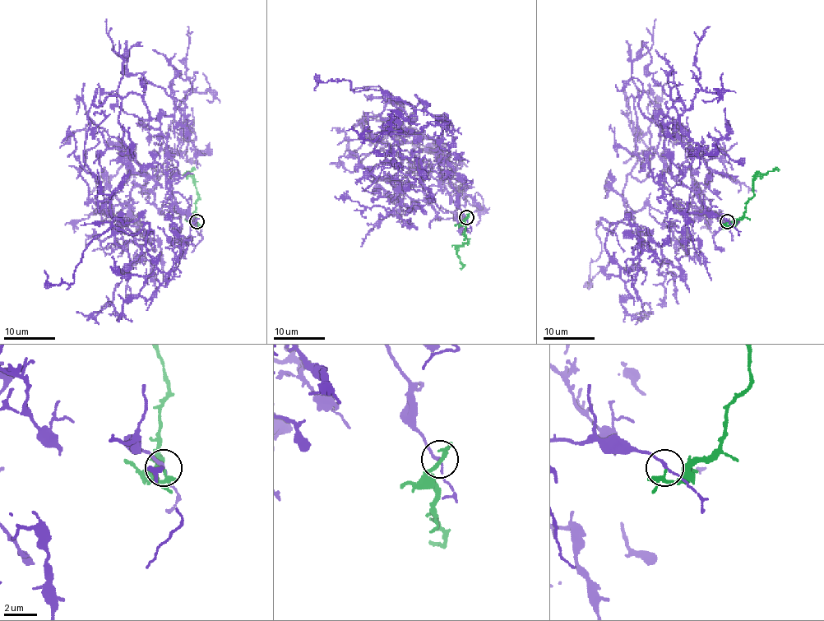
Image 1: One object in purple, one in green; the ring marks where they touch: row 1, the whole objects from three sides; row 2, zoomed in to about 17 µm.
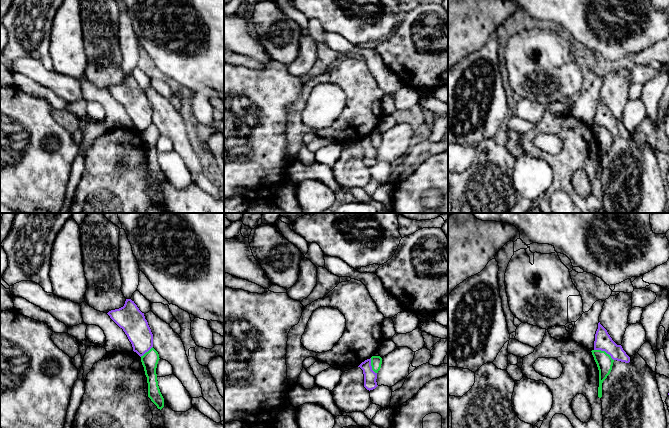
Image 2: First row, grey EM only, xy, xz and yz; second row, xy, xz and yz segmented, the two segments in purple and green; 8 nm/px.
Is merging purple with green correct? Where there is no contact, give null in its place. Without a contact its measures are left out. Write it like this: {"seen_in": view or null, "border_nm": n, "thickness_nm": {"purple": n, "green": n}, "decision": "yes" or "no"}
{"seen_in": "yz", "border_nm": 180, "thickness_nm": {"purple": 140, "green": 130}, "decision": "no"}

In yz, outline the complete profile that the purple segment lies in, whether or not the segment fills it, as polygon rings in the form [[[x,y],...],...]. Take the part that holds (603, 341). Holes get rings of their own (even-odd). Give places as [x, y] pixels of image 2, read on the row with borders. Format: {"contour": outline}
{"contour": [[[600,322],[598,323],[598,329],[595,334],[594,350],[605,351],[613,360],[625,363],[630,362],[630,357],[623,350],[622,346],[617,345],[612,340],[607,330],[600,324]]]}

